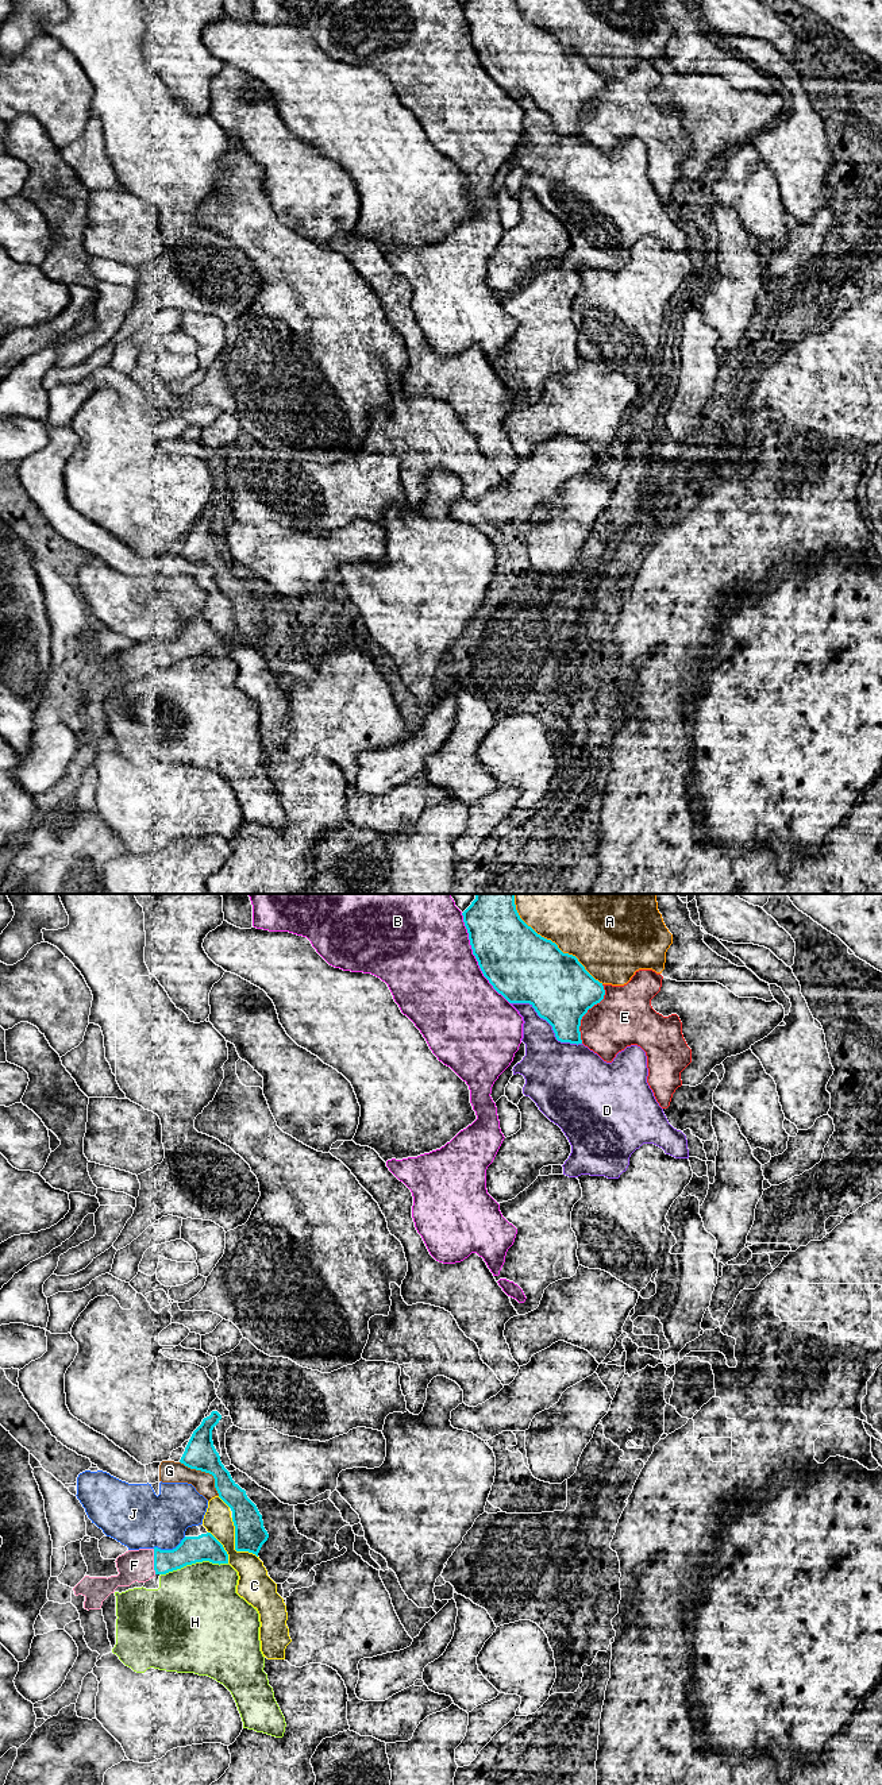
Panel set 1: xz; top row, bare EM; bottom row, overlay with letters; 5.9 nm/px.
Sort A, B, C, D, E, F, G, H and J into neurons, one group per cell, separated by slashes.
A / B / C G / D / E / F / H / J

